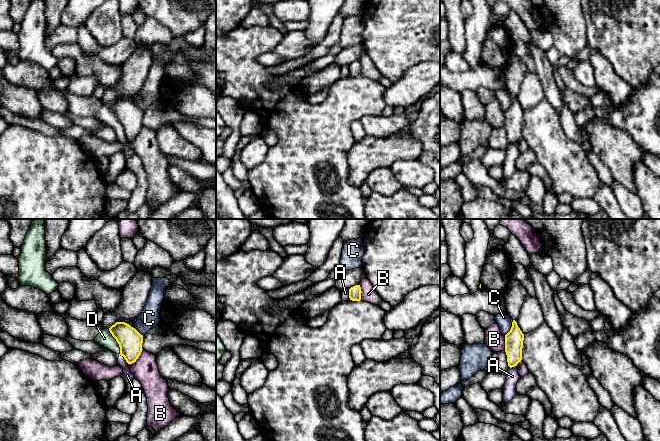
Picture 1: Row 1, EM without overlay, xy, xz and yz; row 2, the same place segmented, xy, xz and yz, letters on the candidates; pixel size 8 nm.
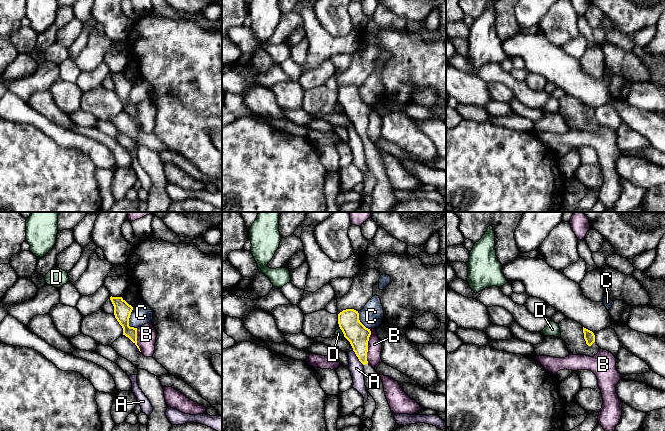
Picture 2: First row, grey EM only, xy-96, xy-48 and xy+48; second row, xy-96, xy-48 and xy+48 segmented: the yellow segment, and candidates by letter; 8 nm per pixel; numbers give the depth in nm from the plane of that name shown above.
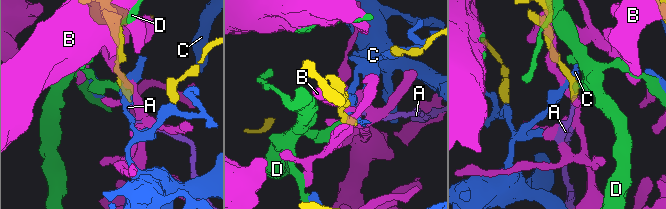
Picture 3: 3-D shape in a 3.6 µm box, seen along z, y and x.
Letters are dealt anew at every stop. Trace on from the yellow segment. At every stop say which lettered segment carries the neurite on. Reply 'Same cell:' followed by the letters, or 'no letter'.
Same cell: no letter

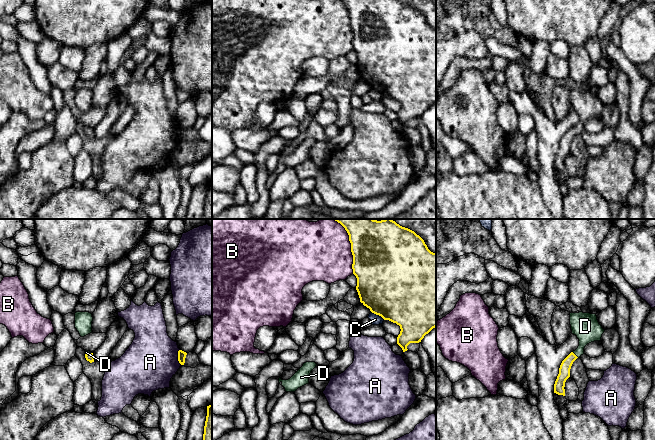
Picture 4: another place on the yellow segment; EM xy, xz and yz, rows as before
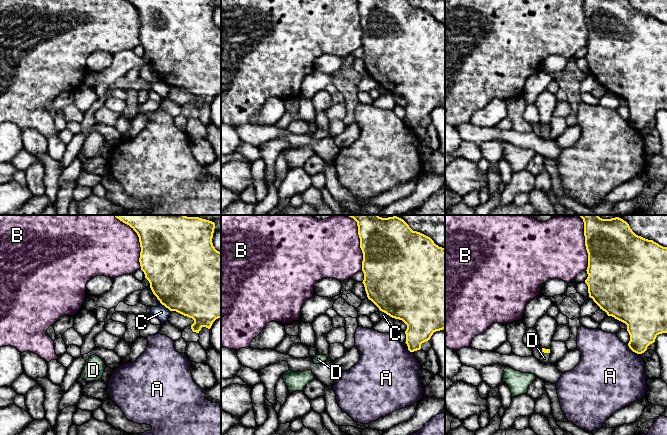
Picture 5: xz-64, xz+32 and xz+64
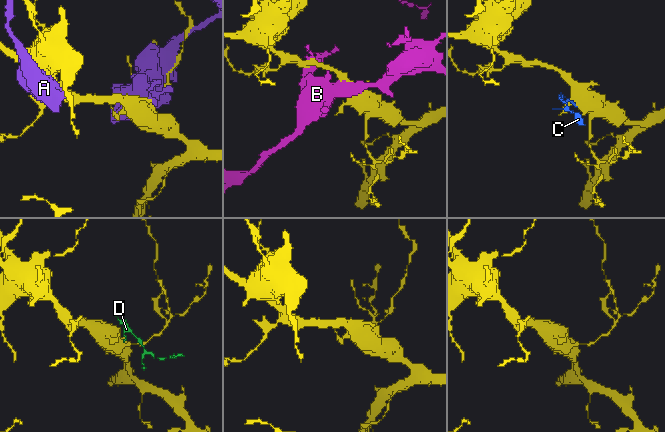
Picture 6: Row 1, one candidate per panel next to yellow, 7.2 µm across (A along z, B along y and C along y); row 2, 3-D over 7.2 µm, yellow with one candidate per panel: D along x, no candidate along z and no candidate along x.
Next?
Same cell: D

